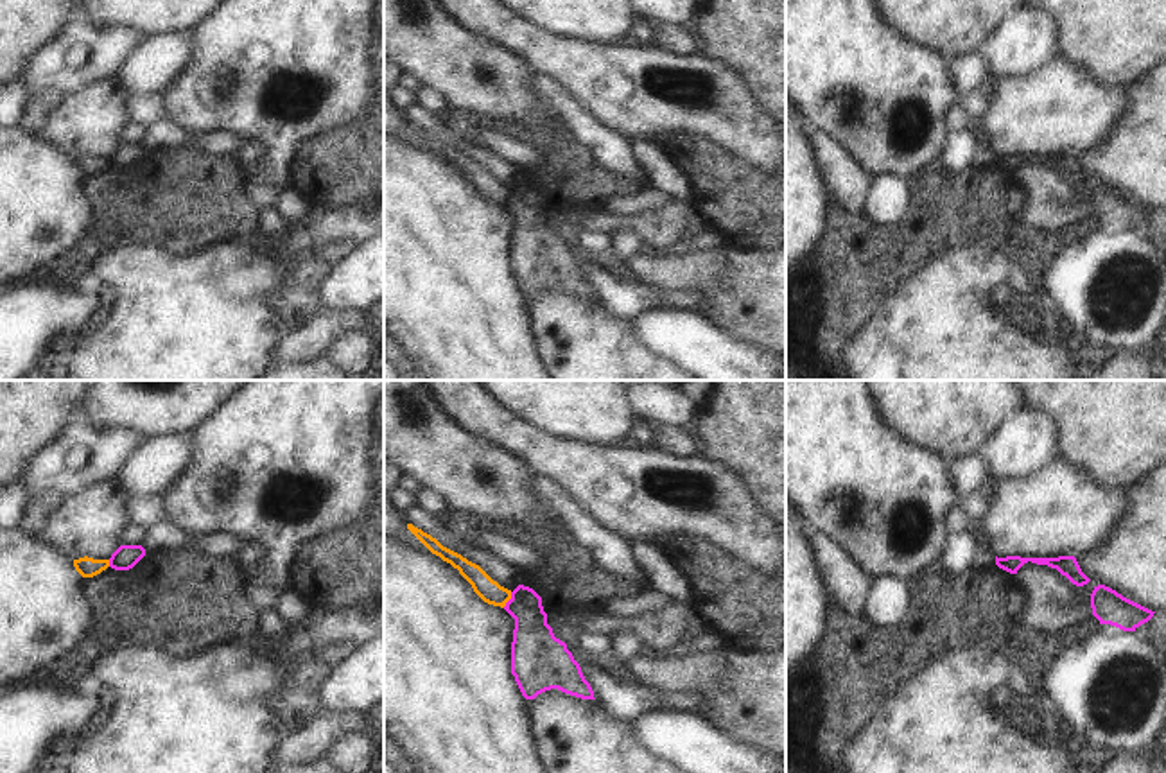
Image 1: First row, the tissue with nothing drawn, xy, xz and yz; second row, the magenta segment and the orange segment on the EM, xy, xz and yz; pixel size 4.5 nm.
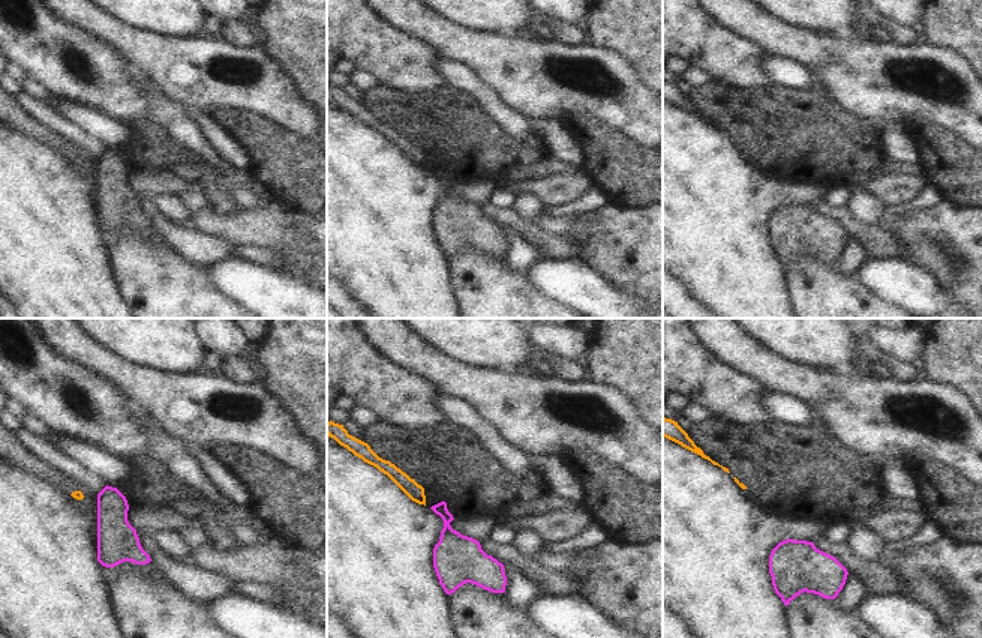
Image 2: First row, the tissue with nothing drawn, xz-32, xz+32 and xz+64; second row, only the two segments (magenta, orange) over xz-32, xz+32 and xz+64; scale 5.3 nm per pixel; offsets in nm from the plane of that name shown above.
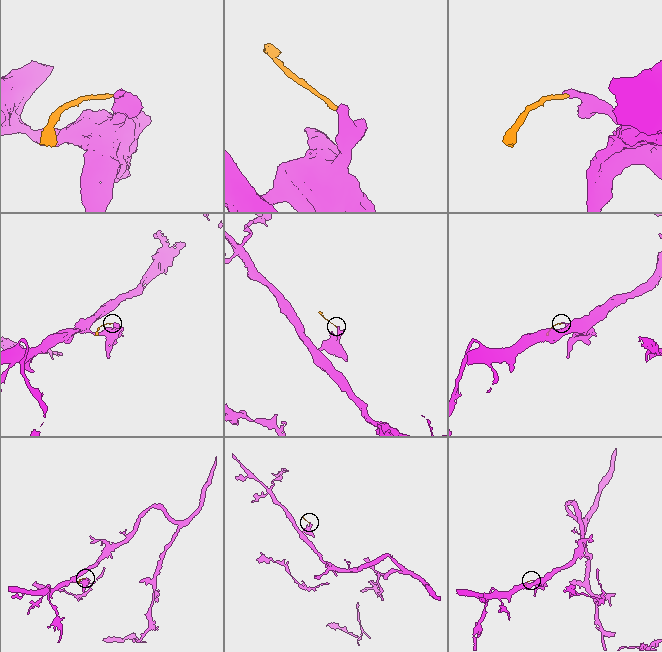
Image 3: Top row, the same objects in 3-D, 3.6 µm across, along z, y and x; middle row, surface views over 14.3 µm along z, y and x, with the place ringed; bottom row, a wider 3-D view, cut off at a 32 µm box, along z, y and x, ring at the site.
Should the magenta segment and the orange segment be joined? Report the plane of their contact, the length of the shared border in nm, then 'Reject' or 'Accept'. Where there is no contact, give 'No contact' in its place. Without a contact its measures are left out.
Touches magenta in xz. Shared border 80 nm. Reject.

